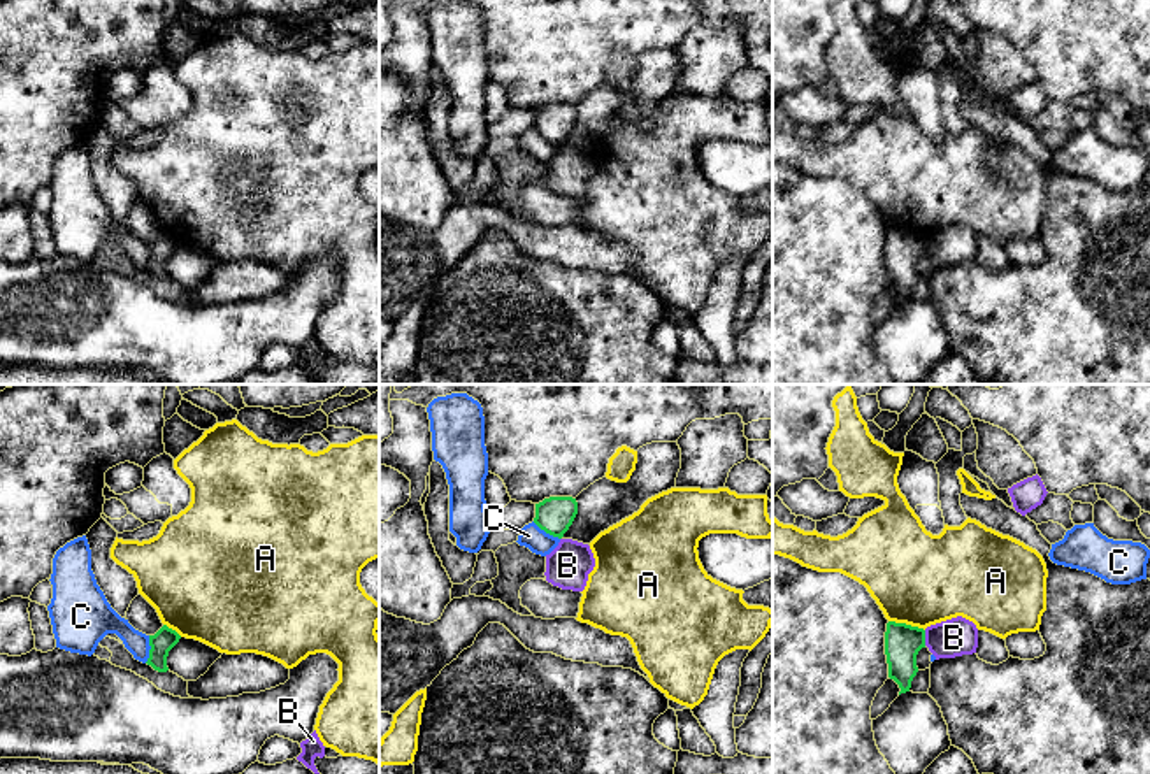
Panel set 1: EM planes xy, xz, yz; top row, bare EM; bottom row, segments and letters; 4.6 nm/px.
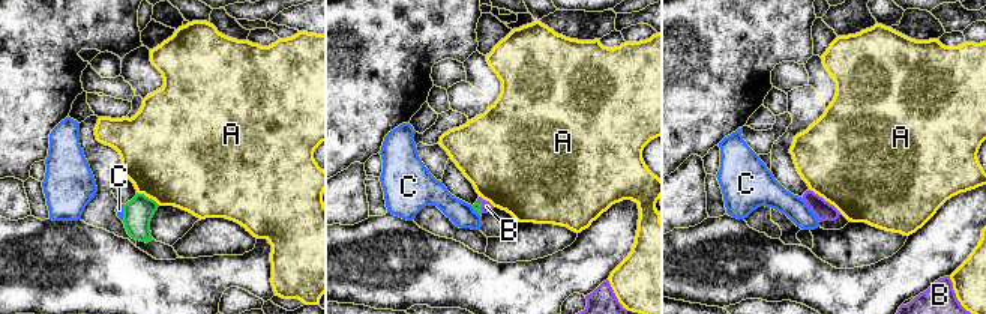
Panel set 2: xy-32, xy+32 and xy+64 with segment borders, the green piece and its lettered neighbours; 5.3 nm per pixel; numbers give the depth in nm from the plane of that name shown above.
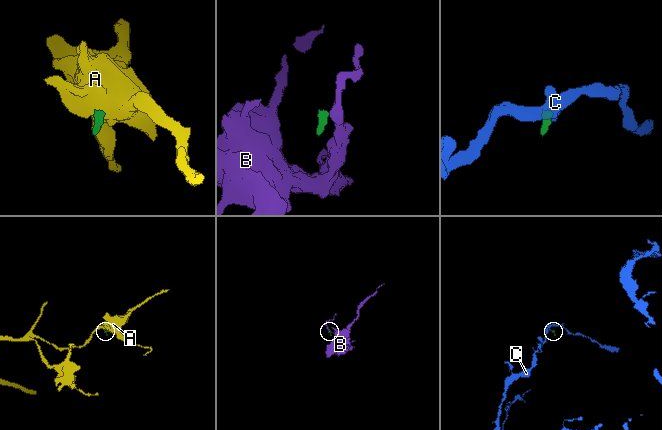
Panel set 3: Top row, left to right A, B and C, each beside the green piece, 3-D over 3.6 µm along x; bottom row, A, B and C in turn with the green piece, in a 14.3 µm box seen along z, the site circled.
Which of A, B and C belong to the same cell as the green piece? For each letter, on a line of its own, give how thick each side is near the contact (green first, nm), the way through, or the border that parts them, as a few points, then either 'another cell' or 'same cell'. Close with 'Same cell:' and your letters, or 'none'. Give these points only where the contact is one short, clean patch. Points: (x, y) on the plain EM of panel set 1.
A: calibres 160 and 420 nm; border yz (889, 227), (917, 232), (924, 237); another cell
B: calibres 160 and 180 nm; border yz (924, 237), (926, 251); another cell
C: calibres 100 and 130 nm; border xy (150, 243), (150, 264), (144, 269); another cell
Same cell: none

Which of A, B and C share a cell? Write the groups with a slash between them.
A / B / C

